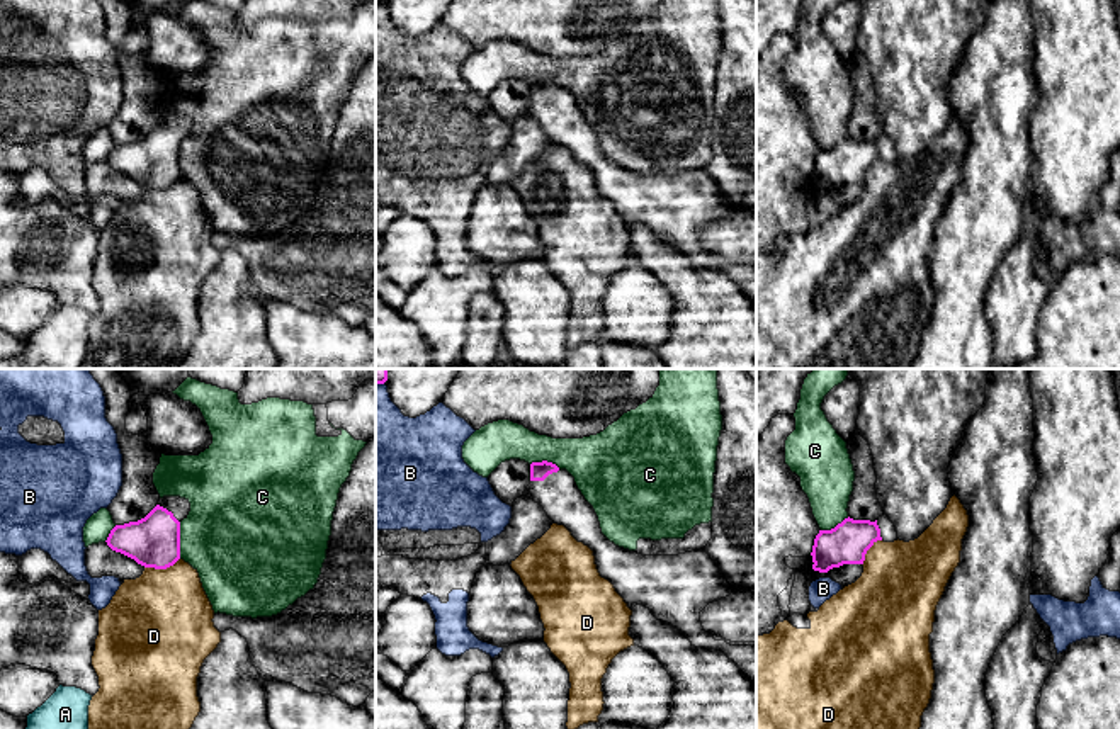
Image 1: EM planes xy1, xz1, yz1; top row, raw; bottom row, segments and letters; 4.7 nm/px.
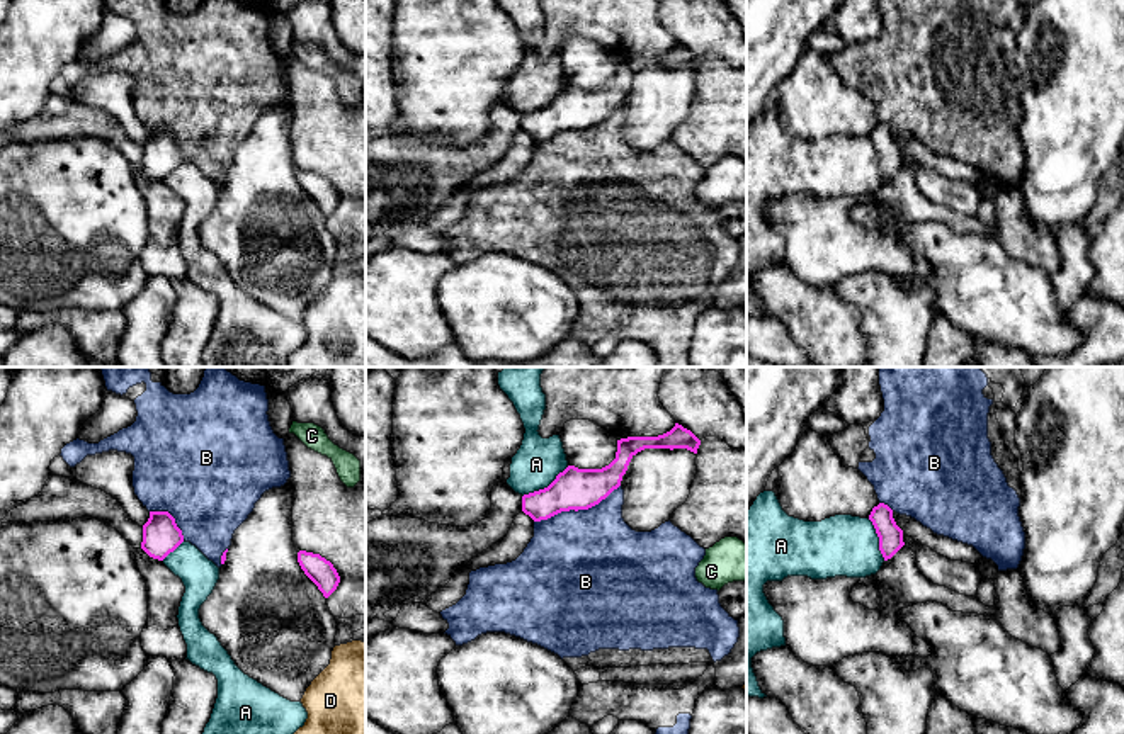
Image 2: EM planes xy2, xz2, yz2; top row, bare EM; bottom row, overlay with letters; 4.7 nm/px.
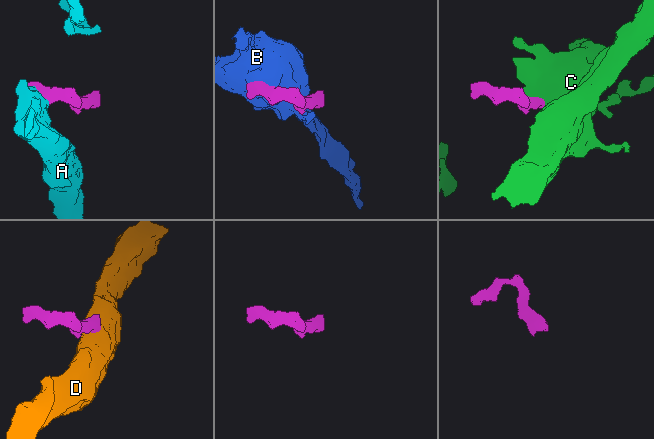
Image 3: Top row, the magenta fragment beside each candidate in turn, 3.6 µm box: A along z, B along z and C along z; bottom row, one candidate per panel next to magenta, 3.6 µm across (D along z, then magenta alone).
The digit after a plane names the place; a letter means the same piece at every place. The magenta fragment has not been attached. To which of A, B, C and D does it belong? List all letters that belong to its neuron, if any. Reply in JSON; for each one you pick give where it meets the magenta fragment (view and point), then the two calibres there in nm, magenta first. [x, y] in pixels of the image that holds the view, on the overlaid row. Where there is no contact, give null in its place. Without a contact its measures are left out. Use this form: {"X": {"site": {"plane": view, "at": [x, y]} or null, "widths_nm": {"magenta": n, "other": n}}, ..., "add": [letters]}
{"add": []}

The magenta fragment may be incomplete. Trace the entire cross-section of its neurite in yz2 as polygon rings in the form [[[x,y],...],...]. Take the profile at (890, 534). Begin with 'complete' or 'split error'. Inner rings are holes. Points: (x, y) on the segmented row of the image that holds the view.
complete; [[[879,503],[872,508],[869,520],[879,537],[879,550],[884,561],[891,559],[905,545],[903,530],[896,525],[893,510],[888,505]]]

